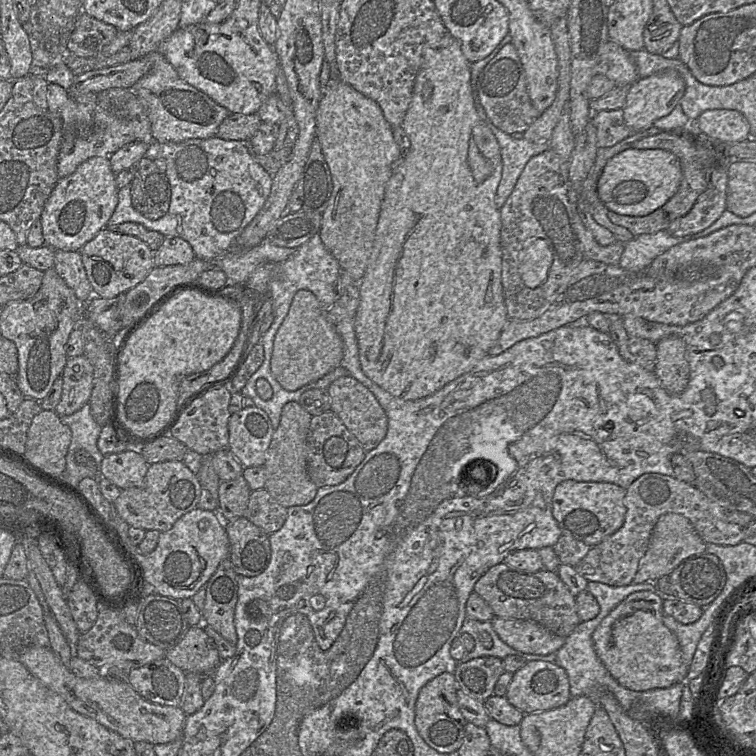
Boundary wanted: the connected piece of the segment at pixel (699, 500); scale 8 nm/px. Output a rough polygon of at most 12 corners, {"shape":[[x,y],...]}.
{"shape":[[660,473],[626,488],[623,525],[574,566],[587,581],[632,584],[665,513],[706,543],[745,528],[694,485]]}

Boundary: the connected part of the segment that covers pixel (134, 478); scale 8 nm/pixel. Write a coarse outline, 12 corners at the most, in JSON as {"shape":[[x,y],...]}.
{"shape":[[126,450],[104,455],[101,473],[123,490],[141,487],[149,466]]}

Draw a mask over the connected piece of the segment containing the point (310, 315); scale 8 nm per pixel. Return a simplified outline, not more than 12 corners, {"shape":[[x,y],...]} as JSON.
{"shape":[[298,290],[270,369],[287,391],[341,365],[343,341],[317,297]]}

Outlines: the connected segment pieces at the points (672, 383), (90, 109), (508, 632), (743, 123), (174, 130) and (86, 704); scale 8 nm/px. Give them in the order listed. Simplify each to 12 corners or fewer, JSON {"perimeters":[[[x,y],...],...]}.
{"perimeters":[[[668,336],[656,343],[654,373],[669,394],[690,378],[686,344]],[[48,84],[62,120],[59,178],[136,141],[98,103]],[[493,617],[510,647],[528,654],[556,653],[566,637],[540,624]],[[706,110],[692,121],[696,131],[722,143],[750,138],[737,110]],[[160,52],[131,87],[153,141],[216,136],[230,112]],[[50,647],[18,661],[74,711],[126,739],[182,735],[180,707],[125,679],[79,678]]]}

